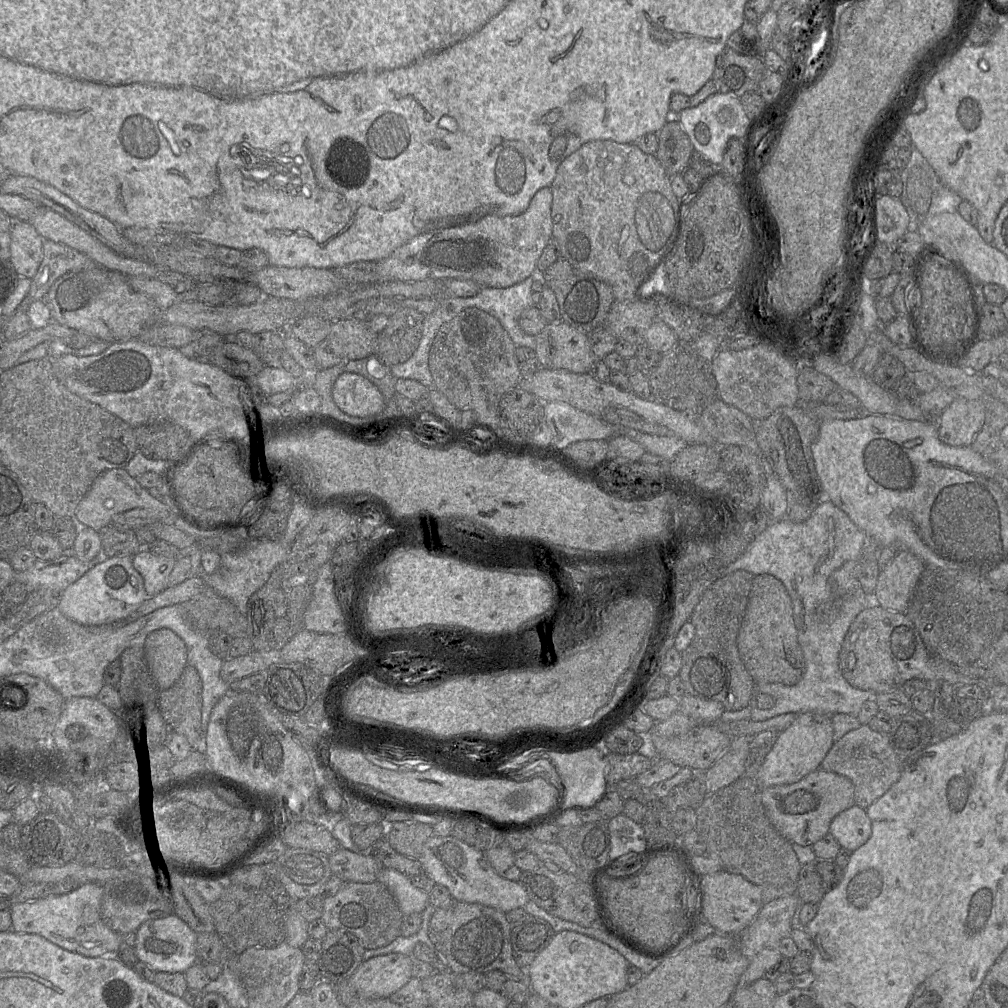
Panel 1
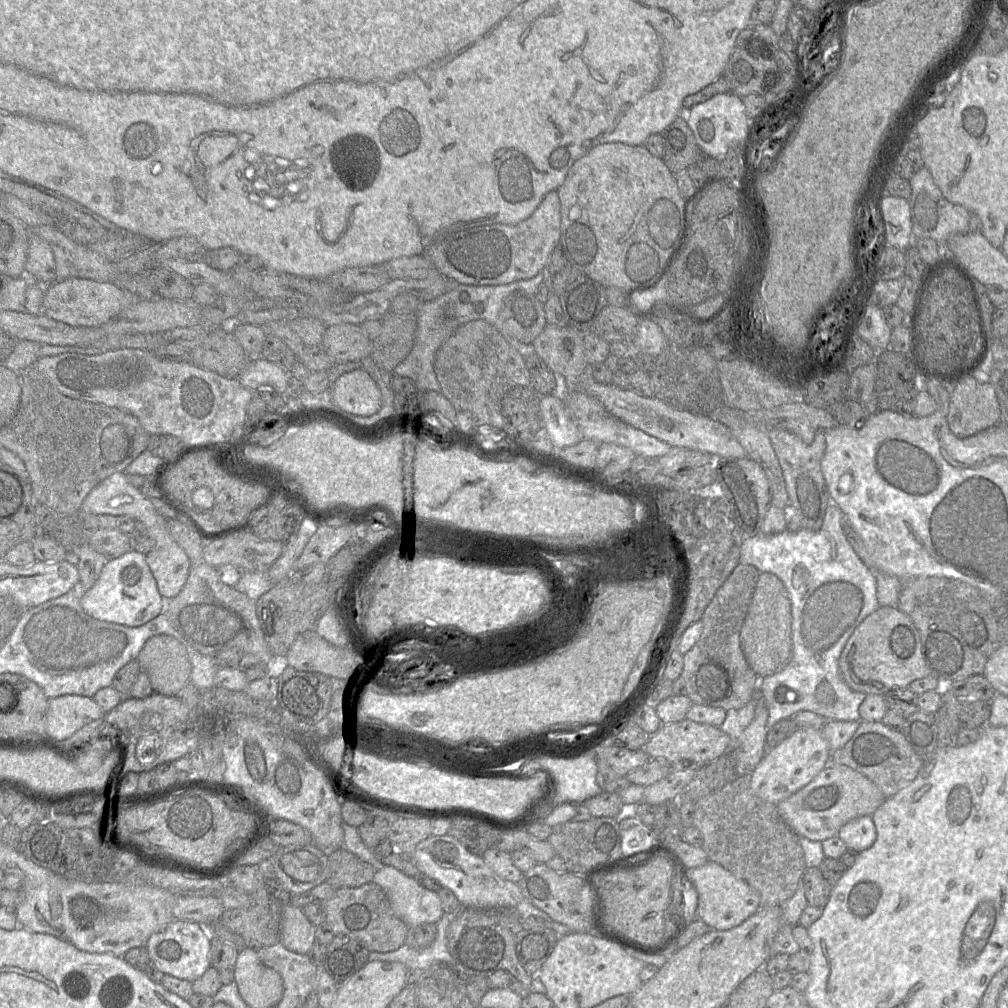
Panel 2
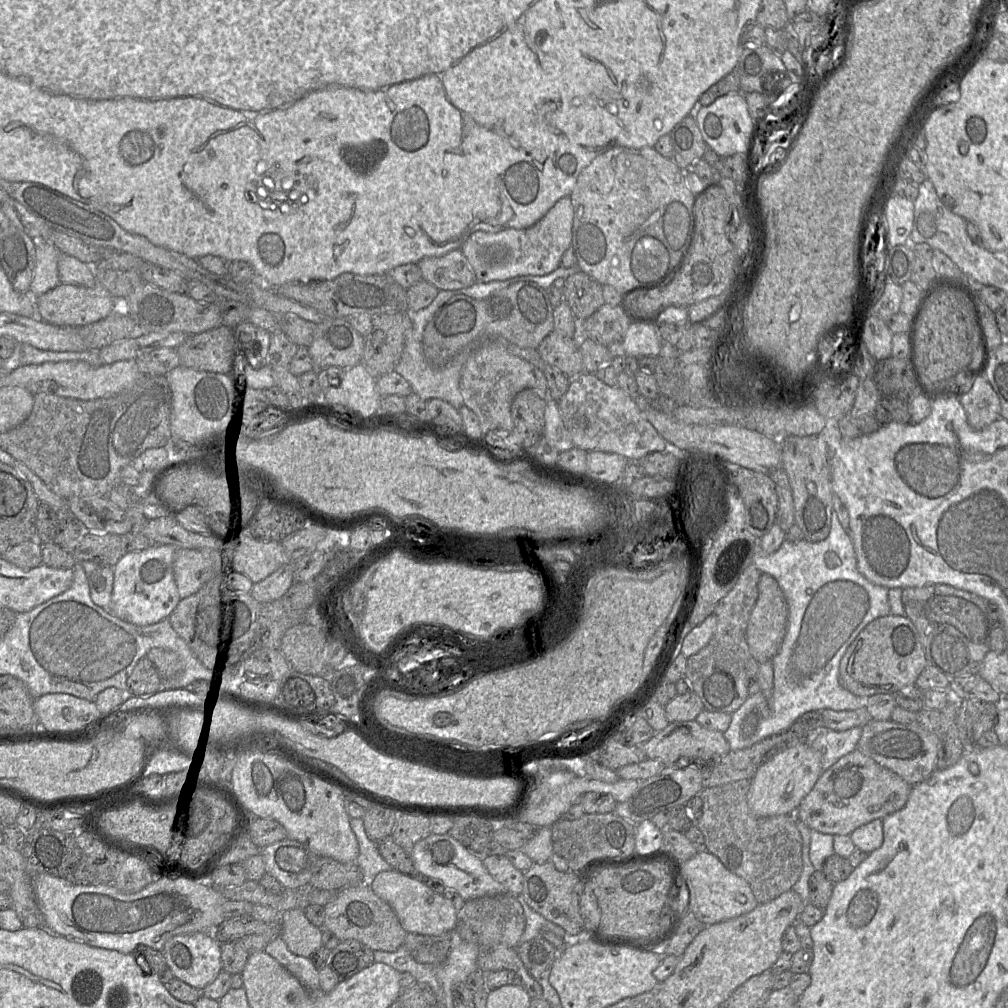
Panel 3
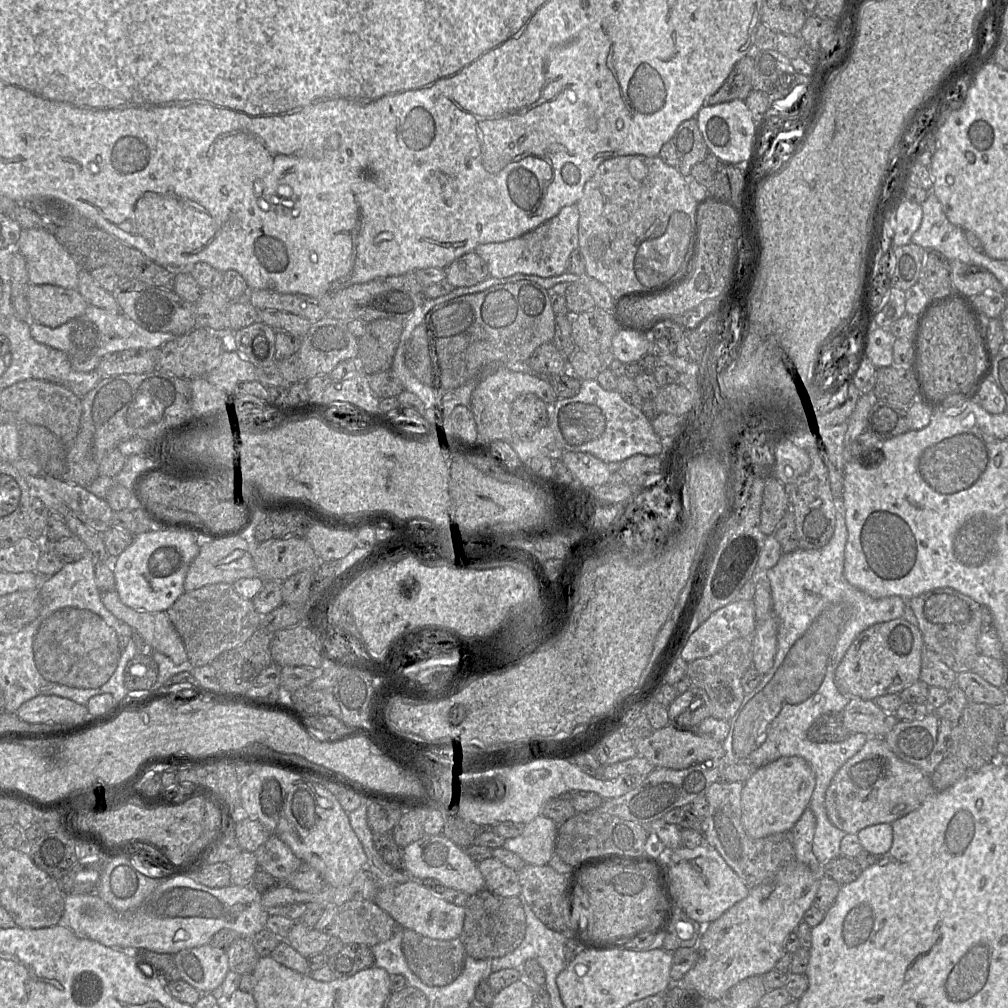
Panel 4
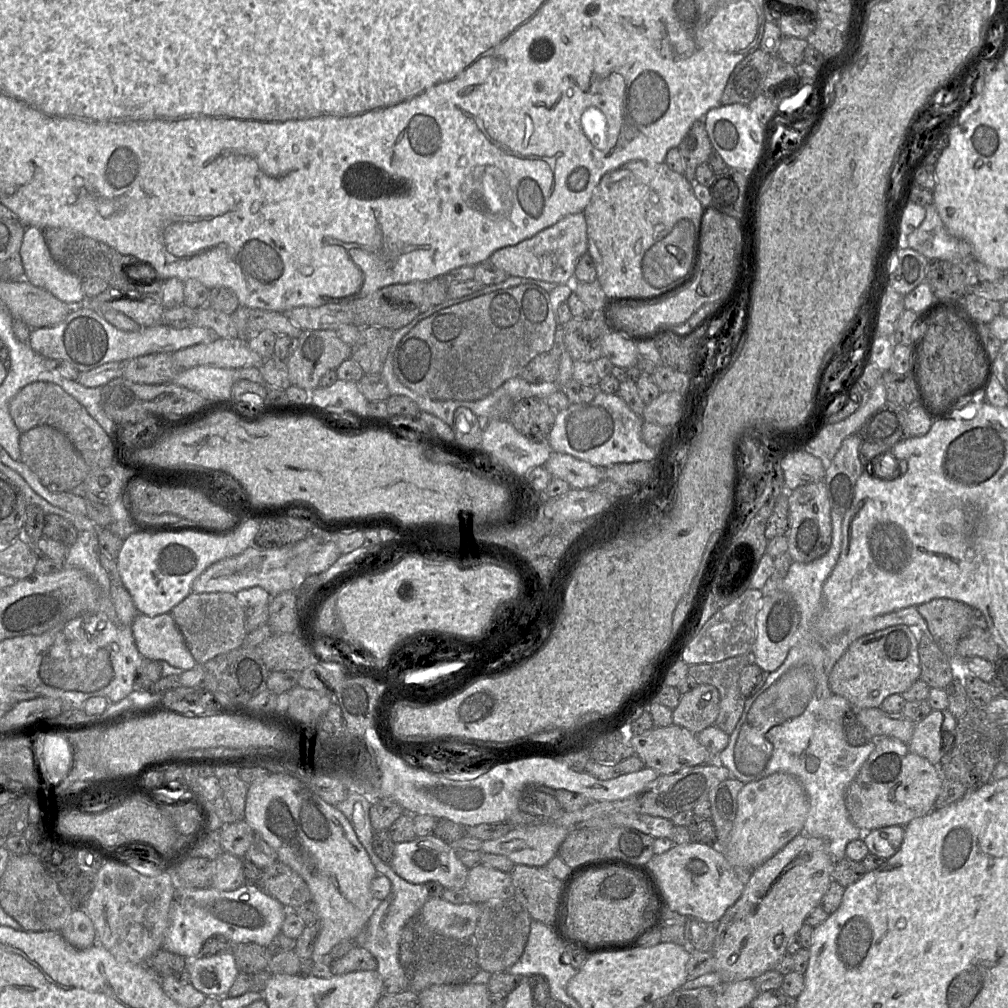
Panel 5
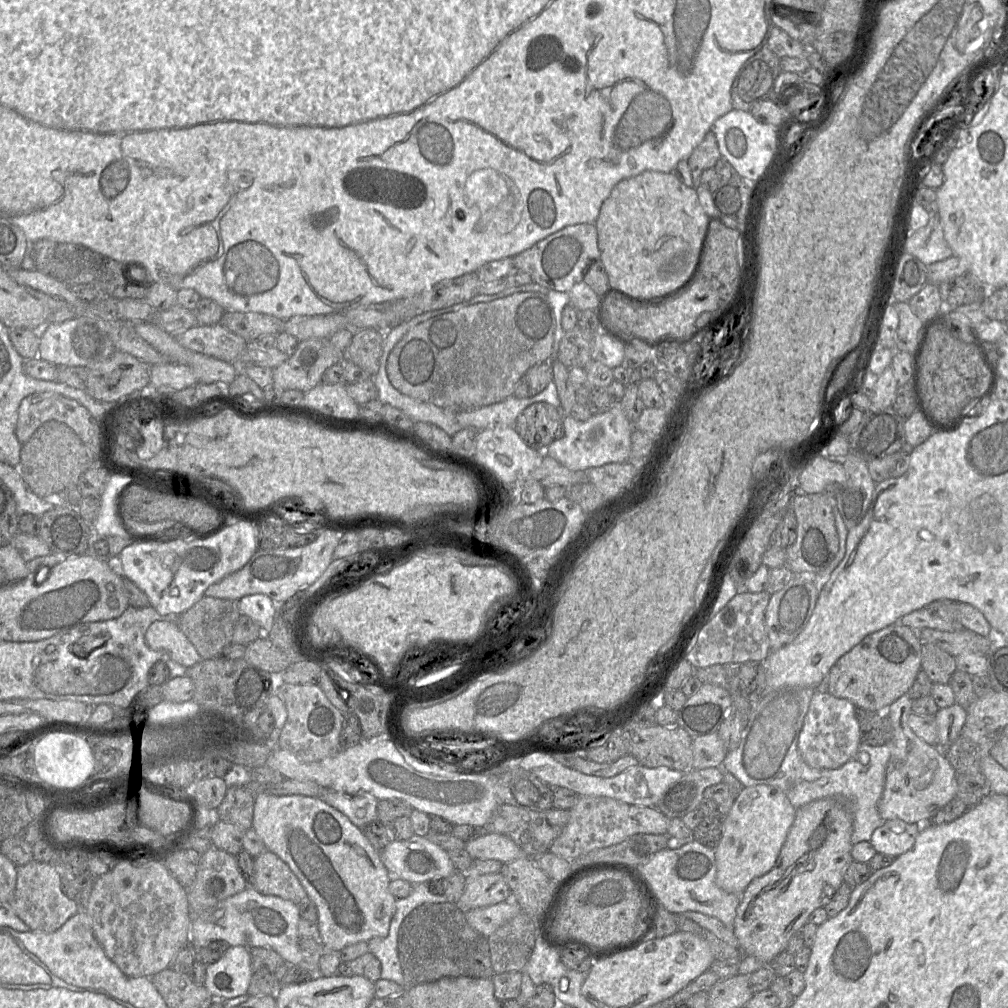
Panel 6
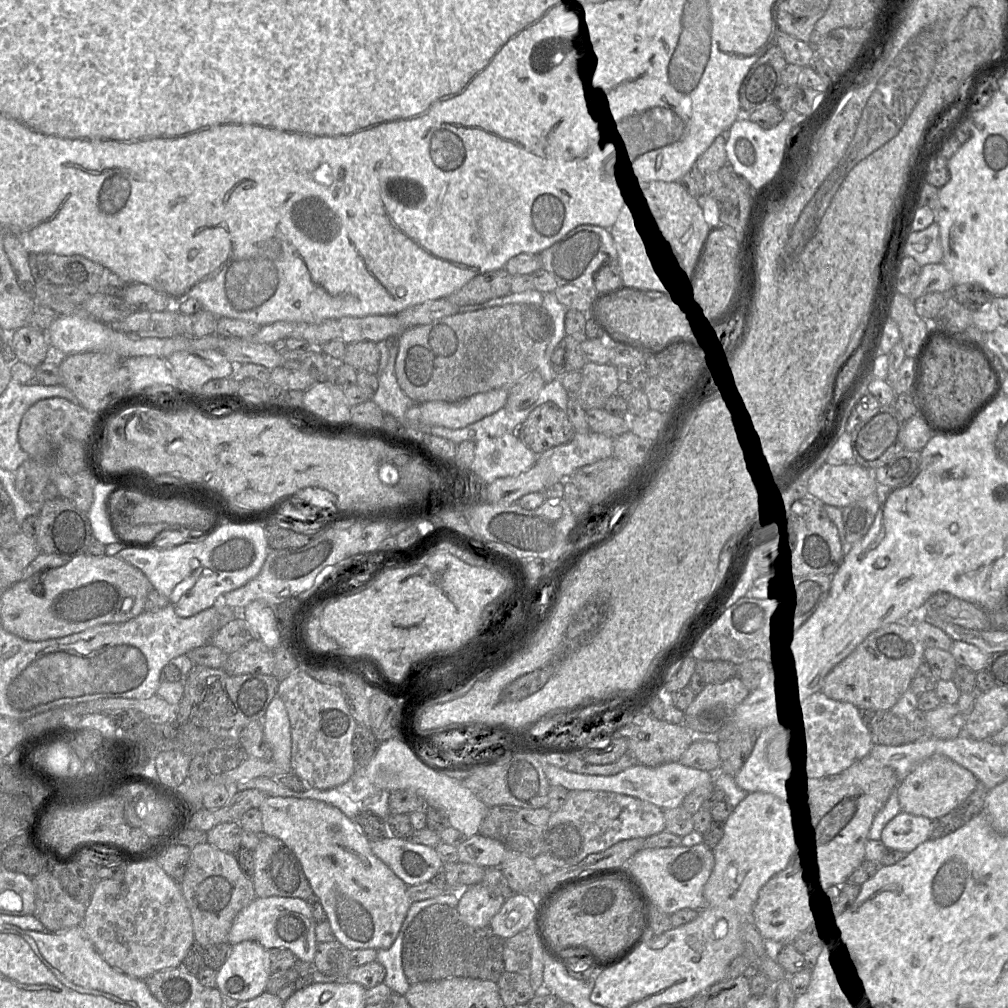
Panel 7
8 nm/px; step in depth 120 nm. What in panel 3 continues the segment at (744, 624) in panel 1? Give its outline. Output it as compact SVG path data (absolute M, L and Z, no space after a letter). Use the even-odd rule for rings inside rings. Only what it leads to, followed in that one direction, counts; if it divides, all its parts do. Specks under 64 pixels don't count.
M762 573L758 582L758 598L751 611L746 629L746 642L754 659L760 664L772 661L778 653L787 631L788 606L778 582Z

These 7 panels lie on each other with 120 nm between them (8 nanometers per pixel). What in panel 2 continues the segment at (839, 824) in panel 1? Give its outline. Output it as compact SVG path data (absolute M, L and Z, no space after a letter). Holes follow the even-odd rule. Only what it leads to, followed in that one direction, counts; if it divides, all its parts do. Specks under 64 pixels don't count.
M862 816L843 825L838 834L848 848L862 852L870 848L877 838L876 828L871 816Z

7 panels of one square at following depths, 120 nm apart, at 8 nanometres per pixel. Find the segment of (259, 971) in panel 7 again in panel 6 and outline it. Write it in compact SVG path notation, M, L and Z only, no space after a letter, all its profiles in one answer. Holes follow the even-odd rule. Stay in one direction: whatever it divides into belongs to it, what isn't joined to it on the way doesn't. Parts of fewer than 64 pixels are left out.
M231 946L218 961L207 965L204 986L215 1000L231 999L247 994L252 975L249 948Z

